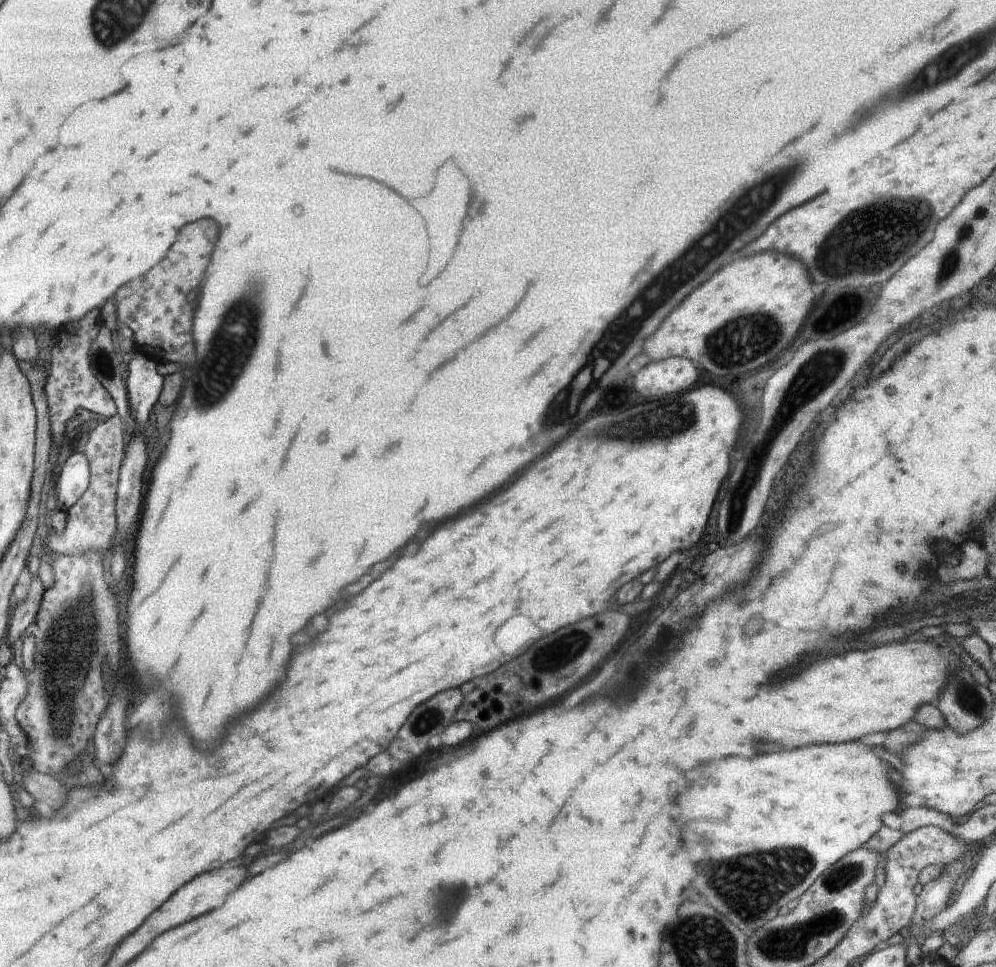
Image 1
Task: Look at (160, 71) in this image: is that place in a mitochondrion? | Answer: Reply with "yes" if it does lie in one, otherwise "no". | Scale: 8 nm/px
no

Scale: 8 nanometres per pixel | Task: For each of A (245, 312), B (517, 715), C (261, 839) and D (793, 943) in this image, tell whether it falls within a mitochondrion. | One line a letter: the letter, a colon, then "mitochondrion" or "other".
A: mitochondrion
B: other
C: other
D: mitochondrion

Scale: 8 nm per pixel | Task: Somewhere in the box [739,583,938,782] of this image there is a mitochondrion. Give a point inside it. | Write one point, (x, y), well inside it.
(912, 611)

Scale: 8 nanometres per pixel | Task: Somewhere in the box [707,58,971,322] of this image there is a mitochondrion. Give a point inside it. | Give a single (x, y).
(843, 256)

